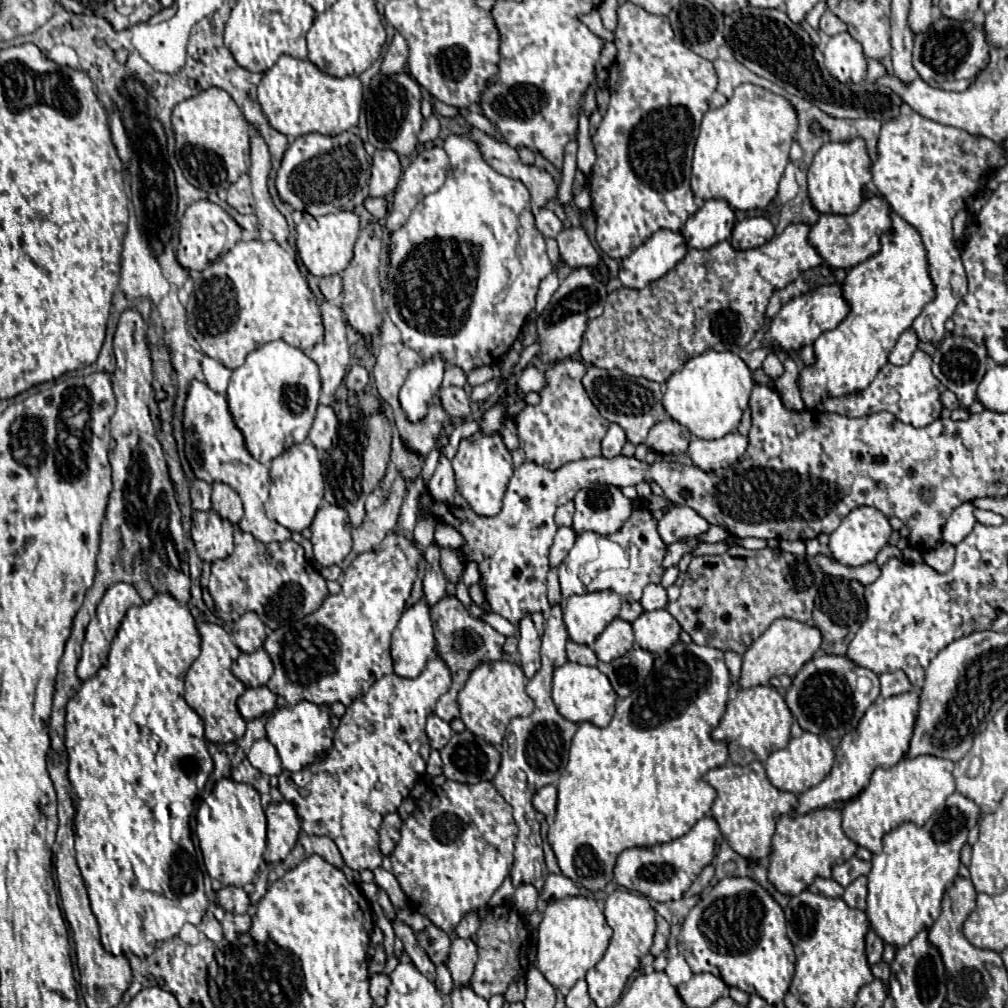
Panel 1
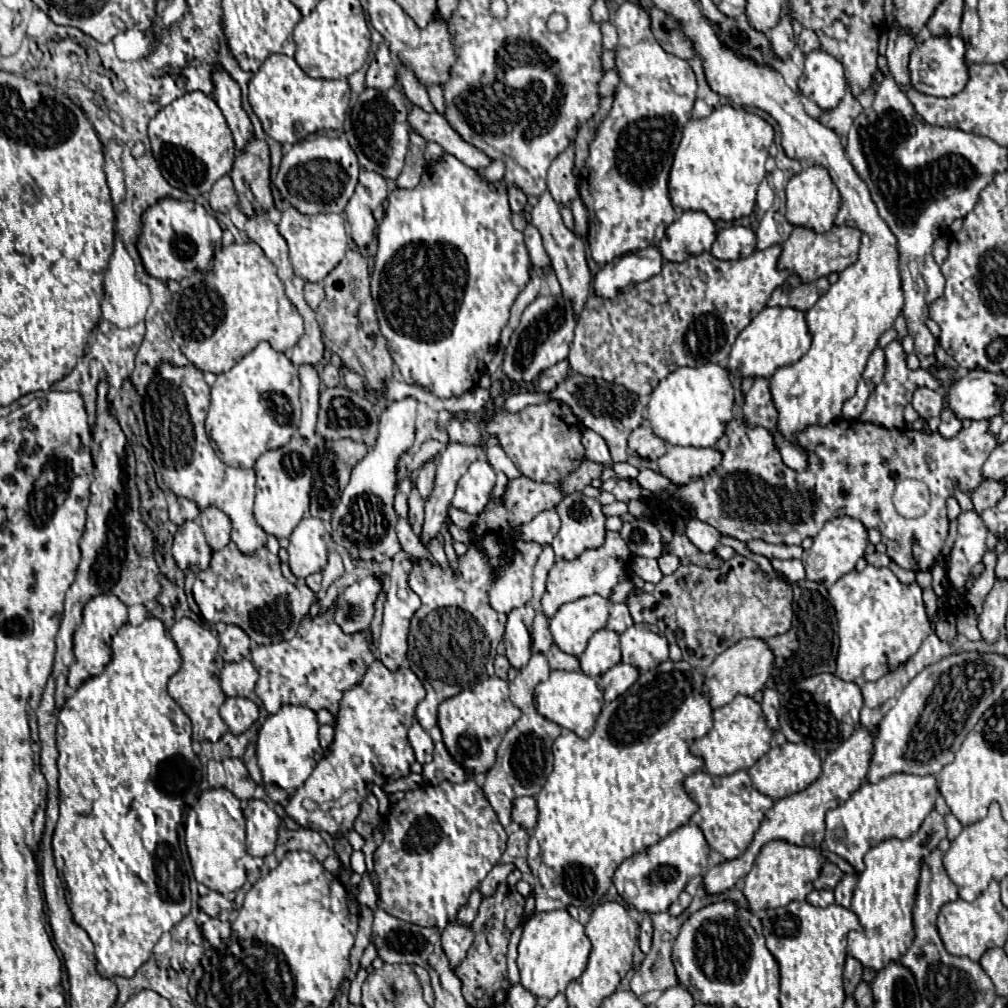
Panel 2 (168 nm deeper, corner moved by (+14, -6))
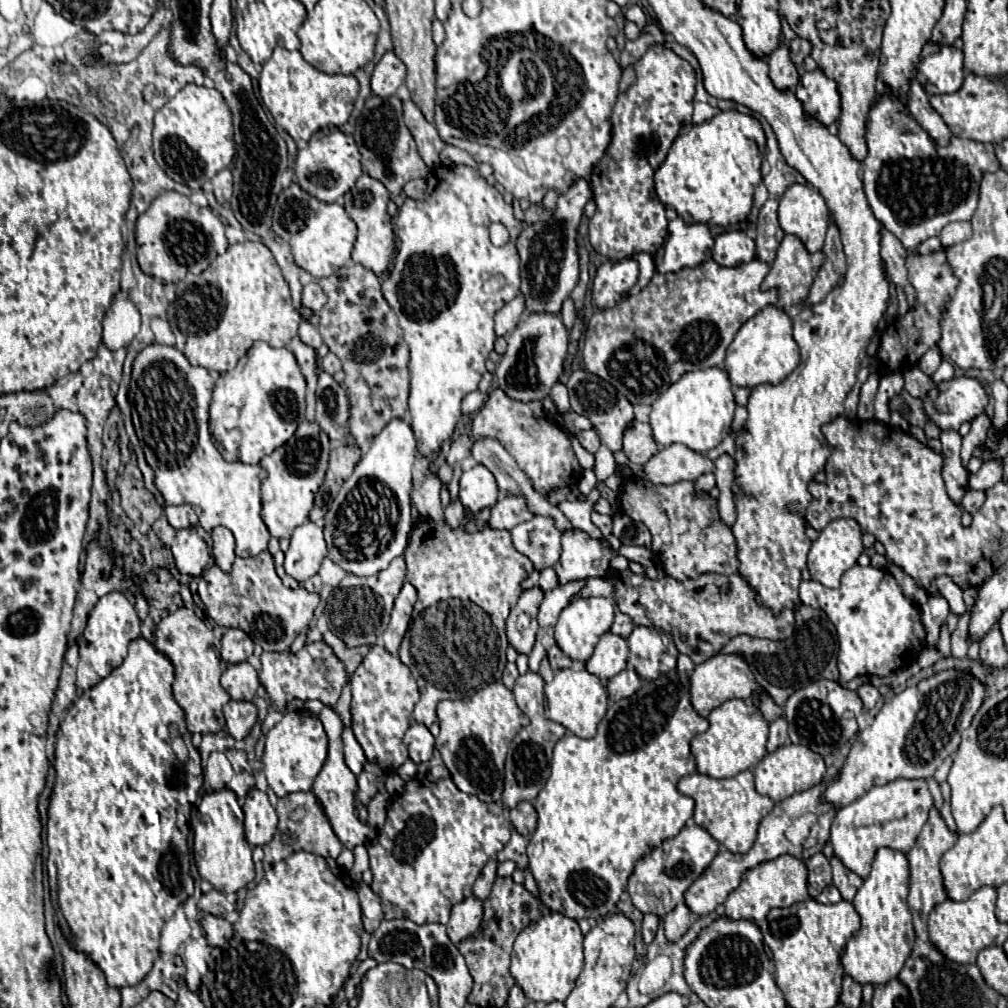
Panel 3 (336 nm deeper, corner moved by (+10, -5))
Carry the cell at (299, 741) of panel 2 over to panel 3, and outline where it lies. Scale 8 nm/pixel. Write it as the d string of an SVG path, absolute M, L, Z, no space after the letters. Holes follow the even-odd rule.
M289 711L283 719L269 729L265 737L265 751L261 757L261 771L267 777L269 787L277 797L285 797L295 791L311 791L311 785L327 759L327 735L319 717L307 711Z

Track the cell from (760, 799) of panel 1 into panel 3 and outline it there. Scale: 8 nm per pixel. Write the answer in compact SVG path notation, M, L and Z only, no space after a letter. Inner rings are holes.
M741 771L729 779L715 779L703 773L687 775L679 781L677 789L695 801L695 823L707 829L717 843L731 853L747 853L757 837L759 821L773 809L773 801L767 795L759 795L753 787L751 771Z

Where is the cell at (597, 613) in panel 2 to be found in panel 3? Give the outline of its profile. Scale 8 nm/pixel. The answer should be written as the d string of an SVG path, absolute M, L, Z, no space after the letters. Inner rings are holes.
M579 597L575 599L571 605L567 605L561 615L559 621L555 625L555 641L561 647L561 651L565 655L569 655L571 659L577 661L587 661L599 641L599 637L603 633L607 633L611 629L613 623L613 601L607 597Z

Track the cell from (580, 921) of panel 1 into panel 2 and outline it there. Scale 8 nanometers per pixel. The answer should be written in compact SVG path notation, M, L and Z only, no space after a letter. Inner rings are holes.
M567 910L537 912L525 924L519 942L517 966L521 974L521 986L527 988L535 998L553 998L561 994L569 982L583 974L589 952L591 942L585 936L585 928L573 920Z

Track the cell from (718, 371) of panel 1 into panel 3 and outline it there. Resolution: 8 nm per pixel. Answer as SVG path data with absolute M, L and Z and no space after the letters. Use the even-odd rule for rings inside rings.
M709 367L703 371L689 371L673 383L651 407L651 429L657 445L683 443L693 451L707 453L717 447L729 431L735 413L735 397L725 369Z

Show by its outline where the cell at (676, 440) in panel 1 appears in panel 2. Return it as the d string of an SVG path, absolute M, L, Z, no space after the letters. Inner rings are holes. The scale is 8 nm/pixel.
M639 426L637 430L631 432L629 436L629 450L637 452L641 458L647 460L657 460L661 458L661 454L665 454L665 442L661 438L657 438L651 428Z

